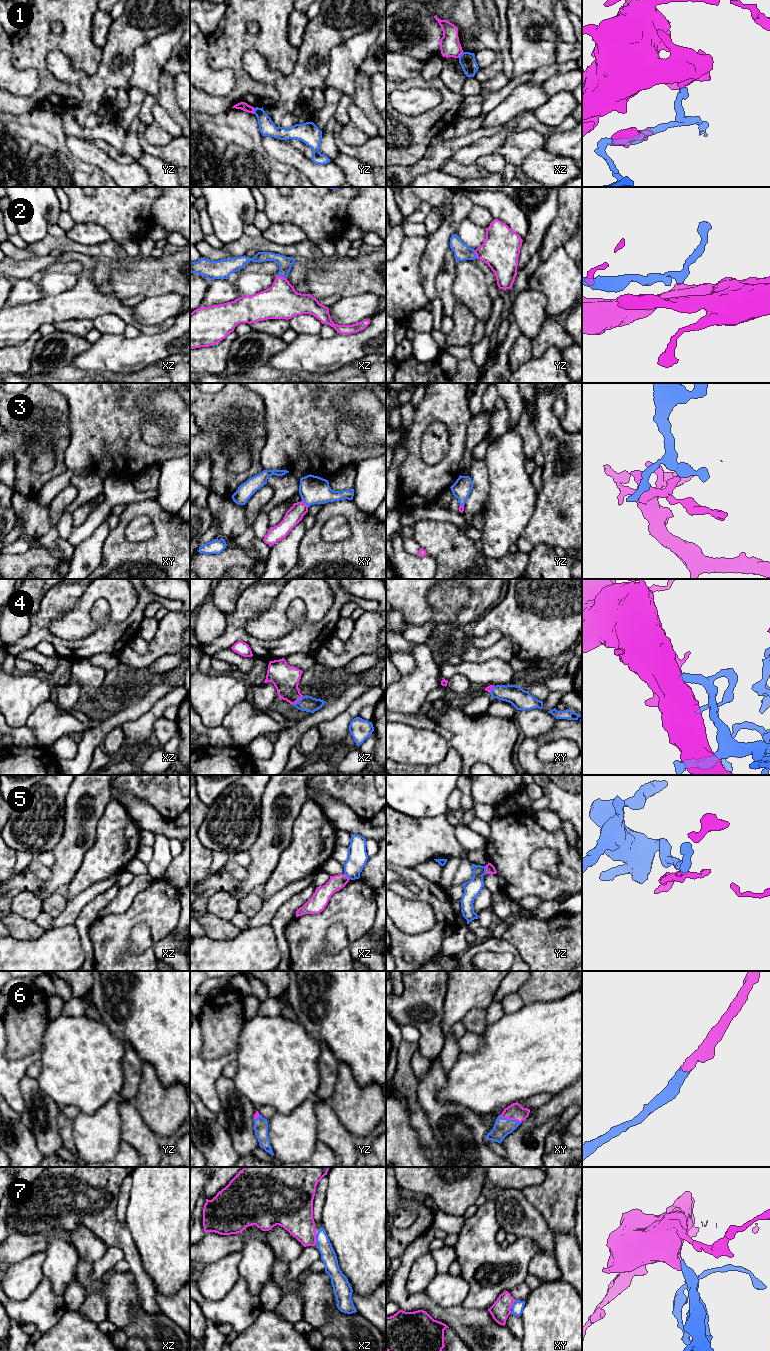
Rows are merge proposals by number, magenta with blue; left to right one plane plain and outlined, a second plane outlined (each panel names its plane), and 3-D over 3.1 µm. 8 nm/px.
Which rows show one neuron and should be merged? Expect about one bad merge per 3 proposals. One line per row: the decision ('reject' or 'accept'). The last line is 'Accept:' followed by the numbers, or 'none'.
1: reject
2: accept
3: accept
4: accept
5: reject
6: accept
7: accept
Accept: 2, 3, 4, 6, 7

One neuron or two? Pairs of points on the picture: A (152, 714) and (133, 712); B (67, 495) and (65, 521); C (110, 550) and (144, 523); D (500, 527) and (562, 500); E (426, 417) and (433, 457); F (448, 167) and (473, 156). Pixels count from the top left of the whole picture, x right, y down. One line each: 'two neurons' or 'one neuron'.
A: two neurons
B: two neurons
C: two neurons
D: two neurons
E: two neurons
F: two neurons

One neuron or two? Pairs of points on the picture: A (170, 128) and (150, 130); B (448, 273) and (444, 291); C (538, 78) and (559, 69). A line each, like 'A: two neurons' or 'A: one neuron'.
A: two neurons
B: one neuron
C: one neuron

